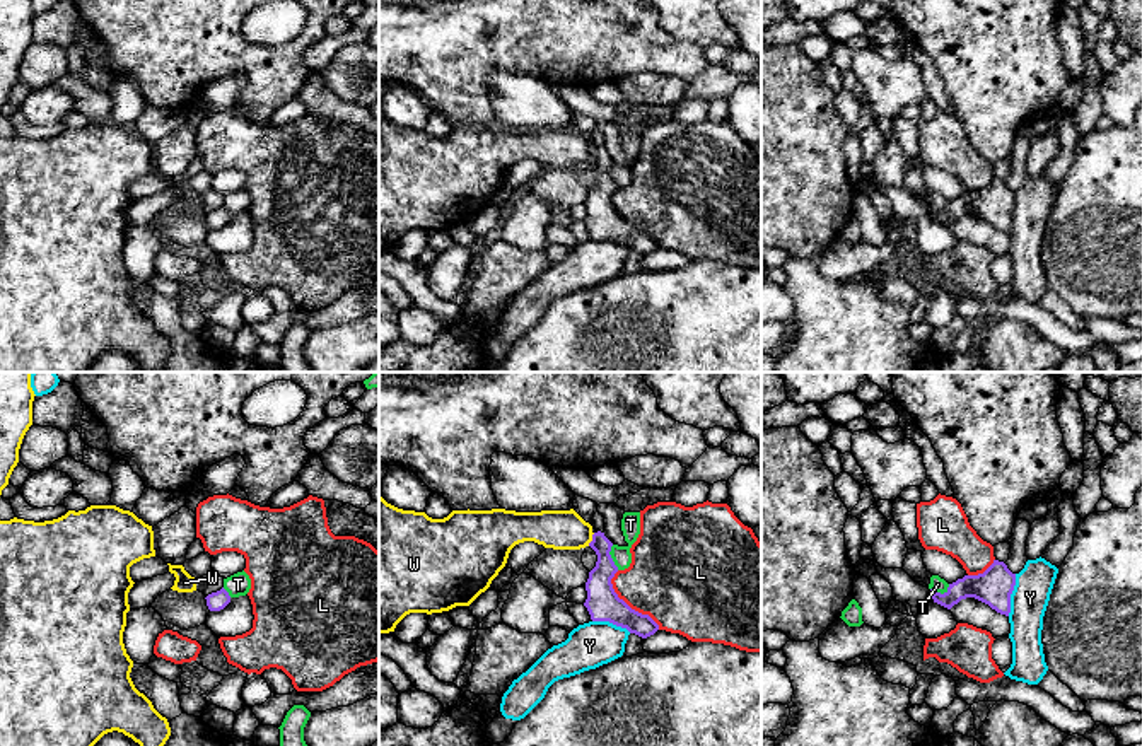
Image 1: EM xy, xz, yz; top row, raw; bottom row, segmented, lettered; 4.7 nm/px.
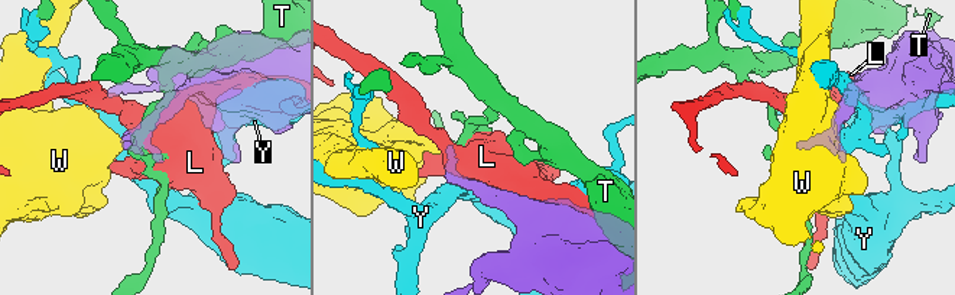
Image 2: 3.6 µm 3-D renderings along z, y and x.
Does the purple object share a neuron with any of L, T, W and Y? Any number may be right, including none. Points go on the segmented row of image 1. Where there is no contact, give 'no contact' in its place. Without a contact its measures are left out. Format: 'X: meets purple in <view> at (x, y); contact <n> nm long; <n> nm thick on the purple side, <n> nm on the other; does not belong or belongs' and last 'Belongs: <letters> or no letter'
L: meets purple in xz at (625, 603); contact 340 nm long; 160 nm thick on the purple side, 420 nm on the other; does not belong
T: meets purple in xz at (610, 557); contact 120 nm long; 160 nm thick on the purple side, 100 nm on the other; does not belong
W: meets purple in xz at (593, 540); contact 70 nm long; 130 nm thick on the purple side, 190 nm on the other; does not belong
Y: meets purple in yz at (1011, 593); contact 200 nm long; 170 nm thick on the purple side, 180 nm on the other; does not belong
Belongs: no letter

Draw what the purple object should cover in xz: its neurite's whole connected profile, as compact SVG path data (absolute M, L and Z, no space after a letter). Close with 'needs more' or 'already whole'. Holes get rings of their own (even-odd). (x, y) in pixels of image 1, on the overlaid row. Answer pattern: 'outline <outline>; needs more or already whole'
outline M597 531L592 534L589 546L596 551L596 567L589 572L586 582L587 608L592 621L609 621L616 627L626 628L642 638L654 635L659 625L649 616L632 609L613 589L611 579L618 572L609 551L613 543Z; already whole

